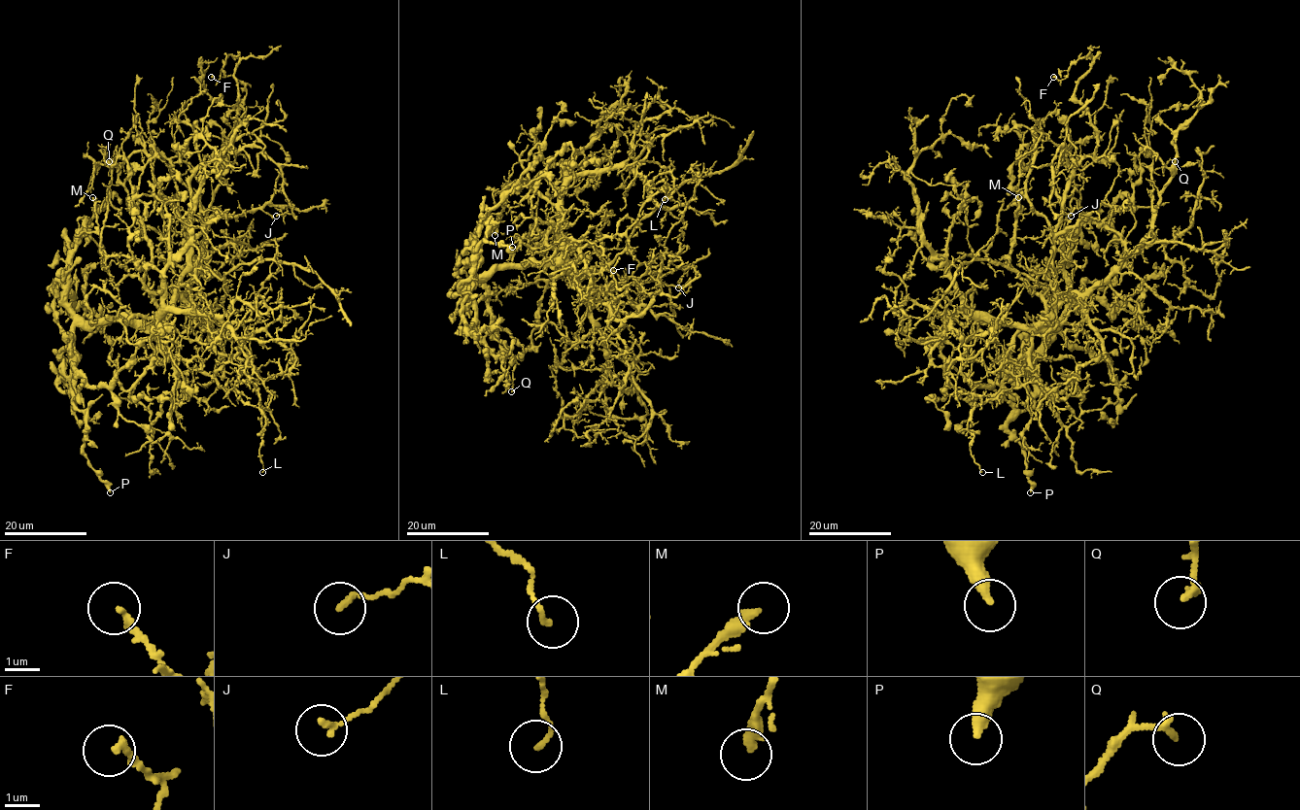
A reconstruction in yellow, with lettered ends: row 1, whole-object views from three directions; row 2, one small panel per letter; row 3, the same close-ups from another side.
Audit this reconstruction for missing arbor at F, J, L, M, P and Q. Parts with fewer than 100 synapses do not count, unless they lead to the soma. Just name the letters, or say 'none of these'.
none of these

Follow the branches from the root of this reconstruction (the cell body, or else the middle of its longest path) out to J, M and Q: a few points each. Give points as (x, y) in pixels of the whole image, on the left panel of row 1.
J: (168, 312), (186, 267), (190, 177), (198, 168), (222, 150), (258, 147), (280, 168), (292, 214), (276, 216)
M: (168, 312), (160, 324), (162, 275), (158, 271), (127, 255), (108, 255), (103, 251), (92, 197)
Q: (168, 312), (191, 275), (173, 260), (168, 243), (129, 212), (127, 188), (109, 161)

